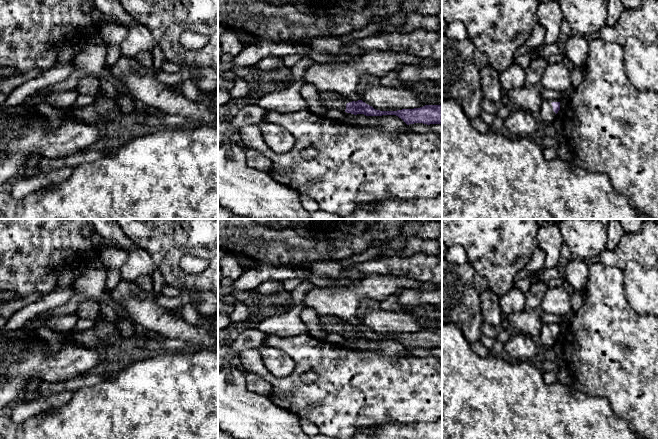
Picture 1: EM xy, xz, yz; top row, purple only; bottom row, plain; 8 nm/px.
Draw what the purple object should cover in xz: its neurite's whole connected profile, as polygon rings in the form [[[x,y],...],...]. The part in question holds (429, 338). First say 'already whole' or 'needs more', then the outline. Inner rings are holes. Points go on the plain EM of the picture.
needs more; [[[322,316],[319,317],[319,321],[327,333],[340,334],[344,337],[364,338],[366,340],[396,339],[407,349],[414,347],[442,349],[442,329],[425,329],[414,333],[380,335],[362,324],[351,325],[337,316]]]

